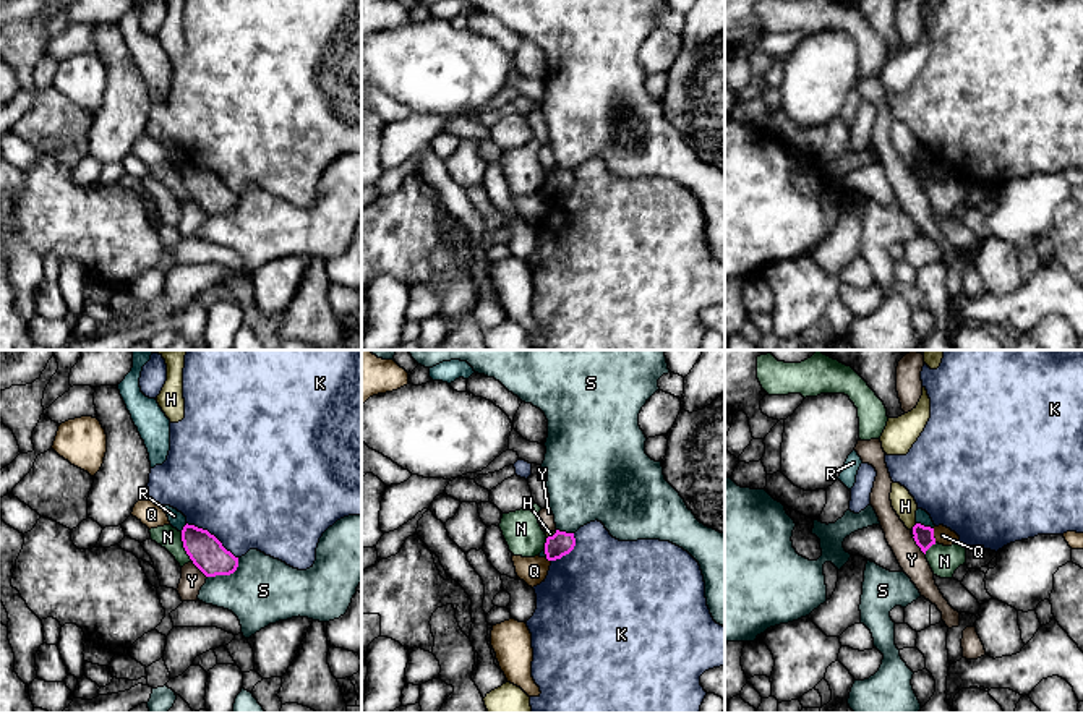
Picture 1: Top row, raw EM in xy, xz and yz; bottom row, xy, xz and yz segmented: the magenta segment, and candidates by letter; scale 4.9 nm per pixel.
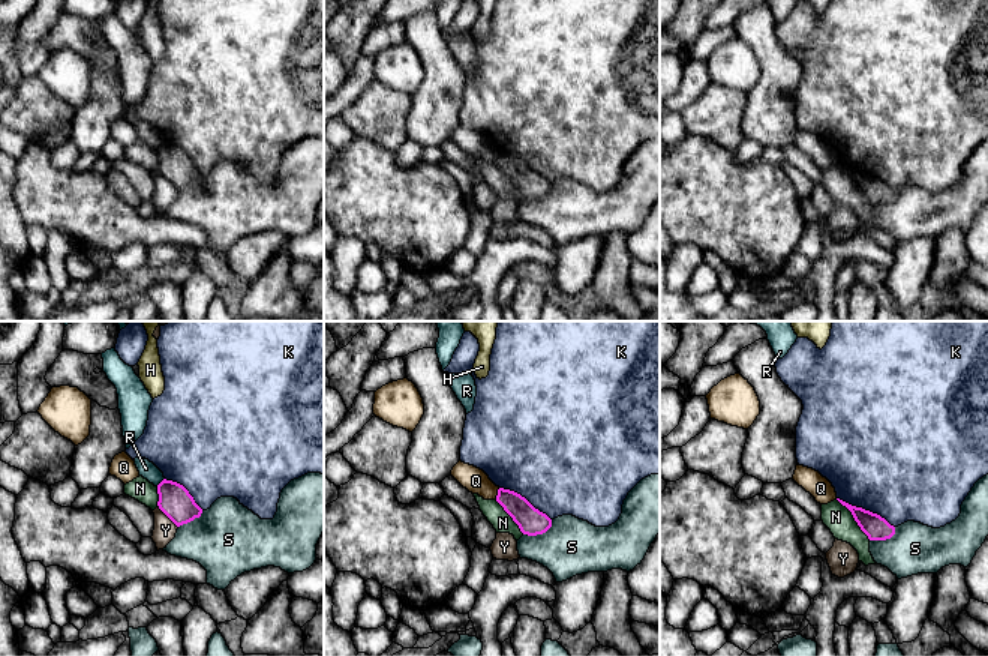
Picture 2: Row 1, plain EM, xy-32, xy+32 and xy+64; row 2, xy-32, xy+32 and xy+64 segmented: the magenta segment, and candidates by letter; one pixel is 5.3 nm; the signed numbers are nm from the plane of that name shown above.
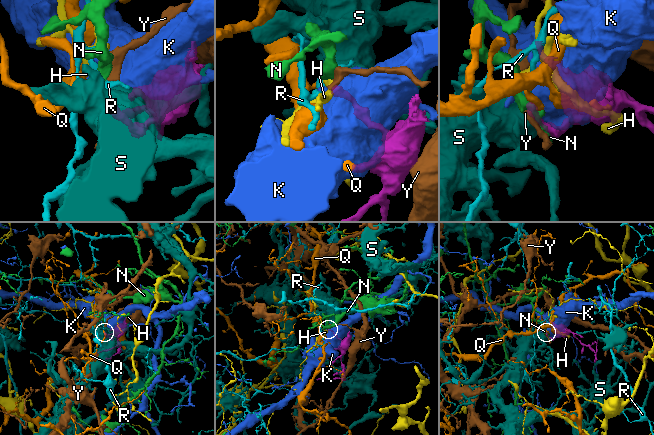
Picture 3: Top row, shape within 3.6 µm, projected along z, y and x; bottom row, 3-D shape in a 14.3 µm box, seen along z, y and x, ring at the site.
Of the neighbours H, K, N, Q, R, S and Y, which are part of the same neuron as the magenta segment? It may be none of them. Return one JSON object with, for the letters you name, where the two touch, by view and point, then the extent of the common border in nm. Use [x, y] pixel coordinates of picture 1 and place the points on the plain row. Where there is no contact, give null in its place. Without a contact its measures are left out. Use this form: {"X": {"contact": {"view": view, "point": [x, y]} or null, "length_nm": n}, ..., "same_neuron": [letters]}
{"same_neuron": []}

